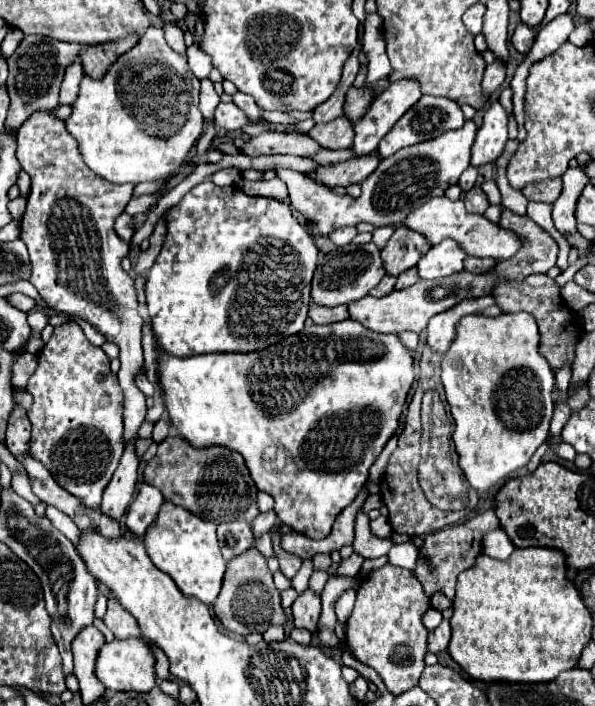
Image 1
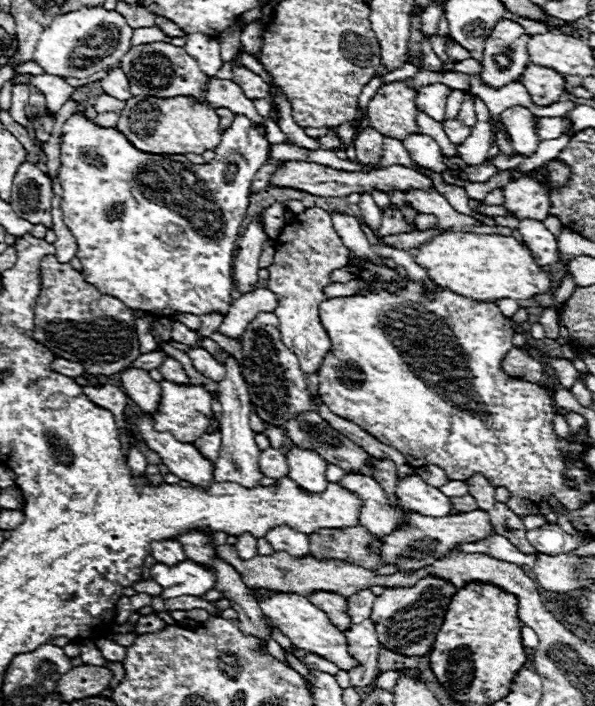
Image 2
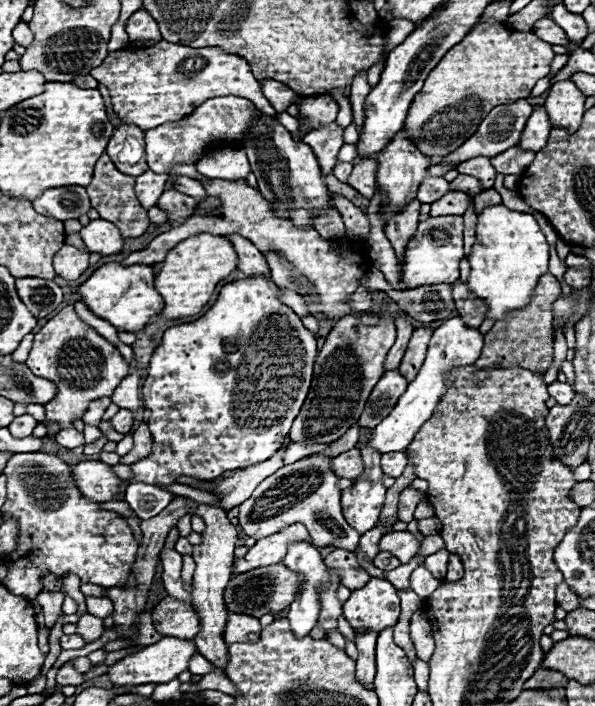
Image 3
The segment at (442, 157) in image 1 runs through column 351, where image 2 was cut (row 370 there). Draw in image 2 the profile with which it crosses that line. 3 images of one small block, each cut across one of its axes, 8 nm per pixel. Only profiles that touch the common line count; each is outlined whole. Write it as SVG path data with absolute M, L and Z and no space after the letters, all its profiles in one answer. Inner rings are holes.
M190 348L188 356L190 356L194 368L202 376L206 376L206 378L210 378L214 382L220 382L220 380L226 378L226 368L222 364L218 364L218 360L212 358L206 350L202 350L202 348Z

